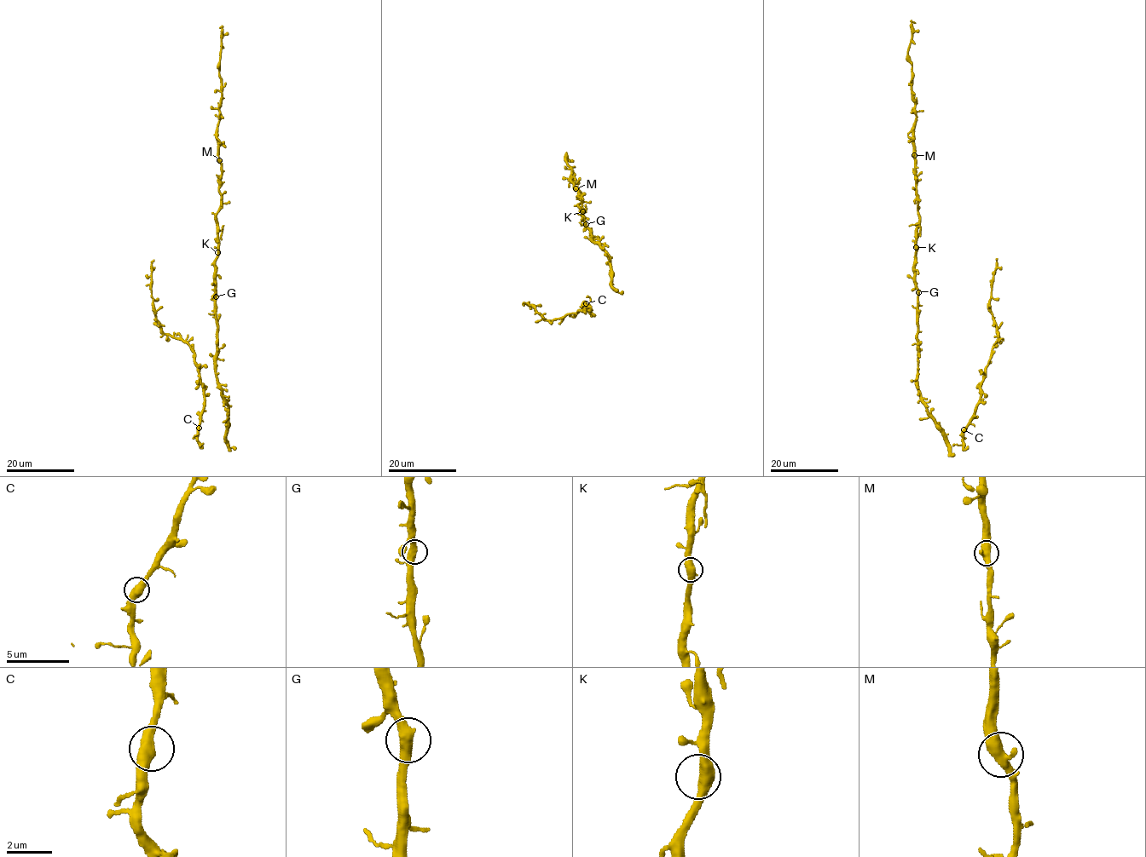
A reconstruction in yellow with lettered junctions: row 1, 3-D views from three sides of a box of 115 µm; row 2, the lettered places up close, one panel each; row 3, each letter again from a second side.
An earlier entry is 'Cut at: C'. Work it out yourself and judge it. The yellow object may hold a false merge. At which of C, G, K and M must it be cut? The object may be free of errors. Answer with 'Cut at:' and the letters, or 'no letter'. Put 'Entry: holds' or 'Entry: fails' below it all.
Cut at: no letter
Entry: fails

